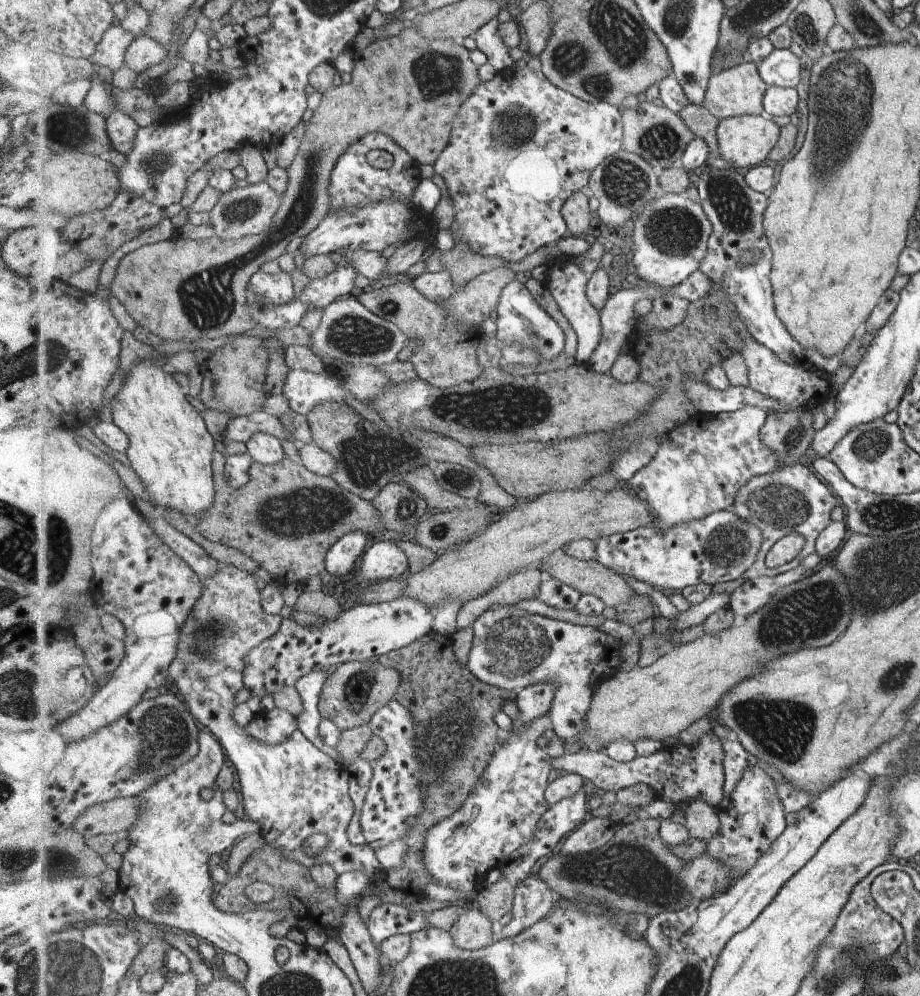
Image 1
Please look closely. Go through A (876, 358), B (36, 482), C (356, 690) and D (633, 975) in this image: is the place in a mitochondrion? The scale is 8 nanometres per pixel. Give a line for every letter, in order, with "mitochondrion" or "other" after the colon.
A: other
B: other
C: mitochondrion
D: other

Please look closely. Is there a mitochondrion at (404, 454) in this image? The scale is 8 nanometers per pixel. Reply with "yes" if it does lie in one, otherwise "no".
yes

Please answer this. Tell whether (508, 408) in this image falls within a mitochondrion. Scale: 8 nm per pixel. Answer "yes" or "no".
yes

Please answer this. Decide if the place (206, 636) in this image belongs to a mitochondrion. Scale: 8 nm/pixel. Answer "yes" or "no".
yes

